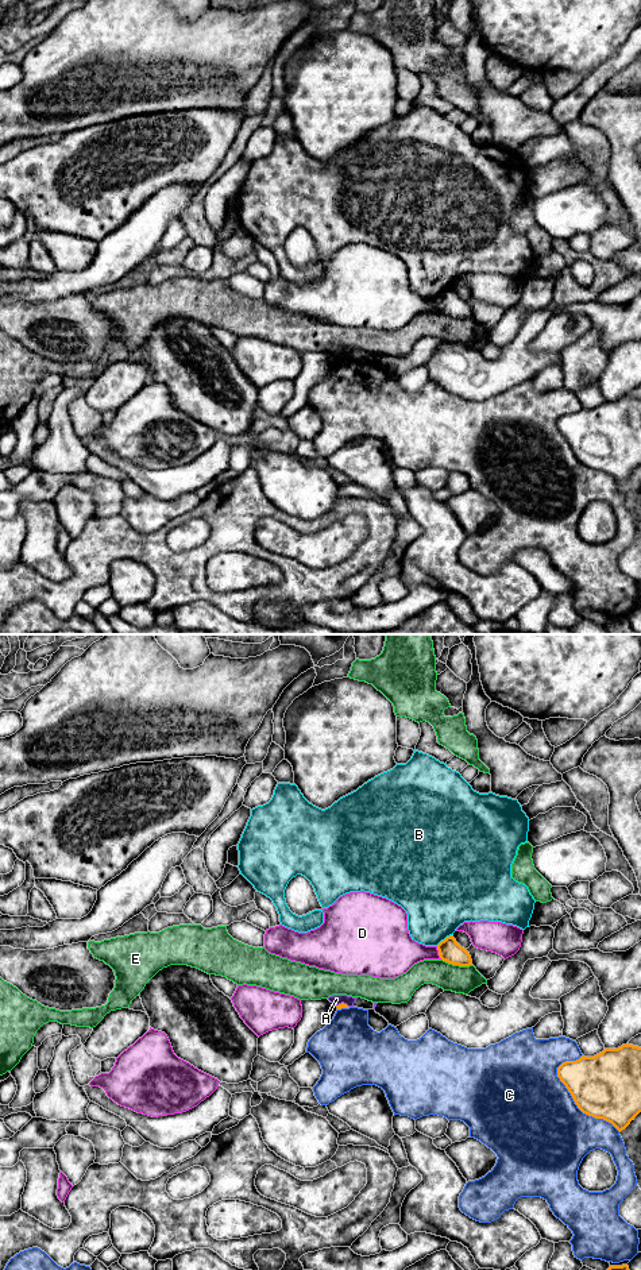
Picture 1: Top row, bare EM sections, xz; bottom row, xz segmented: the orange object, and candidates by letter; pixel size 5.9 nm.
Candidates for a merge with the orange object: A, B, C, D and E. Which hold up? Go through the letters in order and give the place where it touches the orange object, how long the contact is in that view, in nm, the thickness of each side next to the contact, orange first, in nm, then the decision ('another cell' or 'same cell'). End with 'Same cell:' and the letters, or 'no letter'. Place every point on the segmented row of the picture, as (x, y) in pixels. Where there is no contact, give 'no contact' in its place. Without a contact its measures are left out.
A: contact xz (343, 1003); length 80 nm; calibres 30 and 60 nm; another cell
B: contact xz (446, 938); length 120 nm; calibres 140 and 420 nm; another cell
C: contact xz (576, 1104); length 550 nm; calibres 400 and 500 nm; another cell
D: contact xz (439, 953); length 90 nm; calibres 140 and 240 nm; another cell
E: contact xz (456, 964); length 190 nm; calibres 140 and 160 nm; another cell
Same cell: no letter

